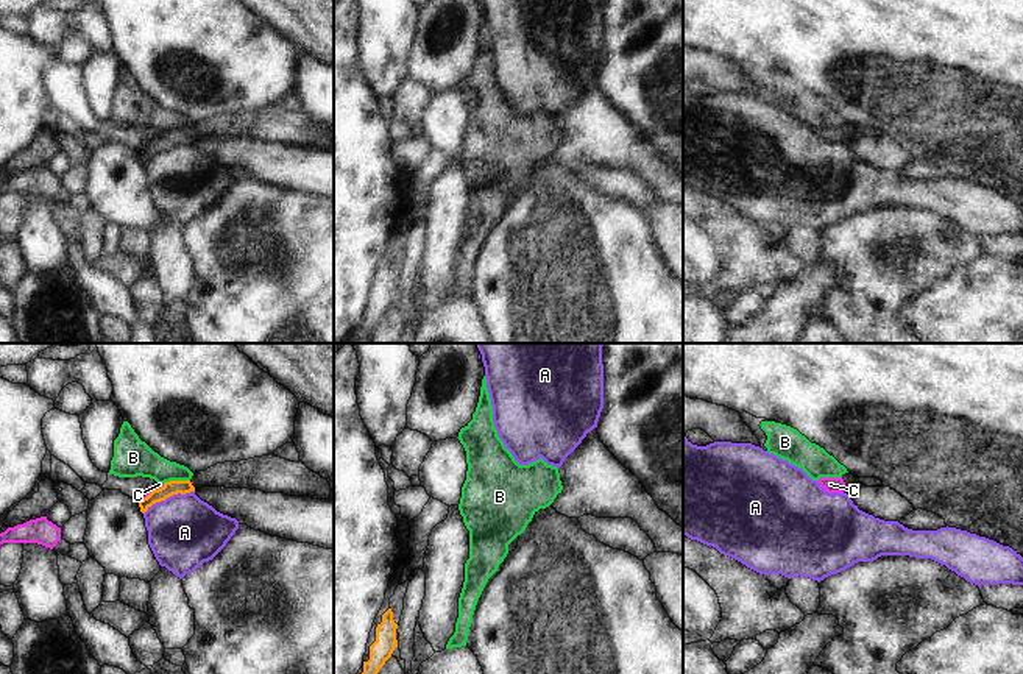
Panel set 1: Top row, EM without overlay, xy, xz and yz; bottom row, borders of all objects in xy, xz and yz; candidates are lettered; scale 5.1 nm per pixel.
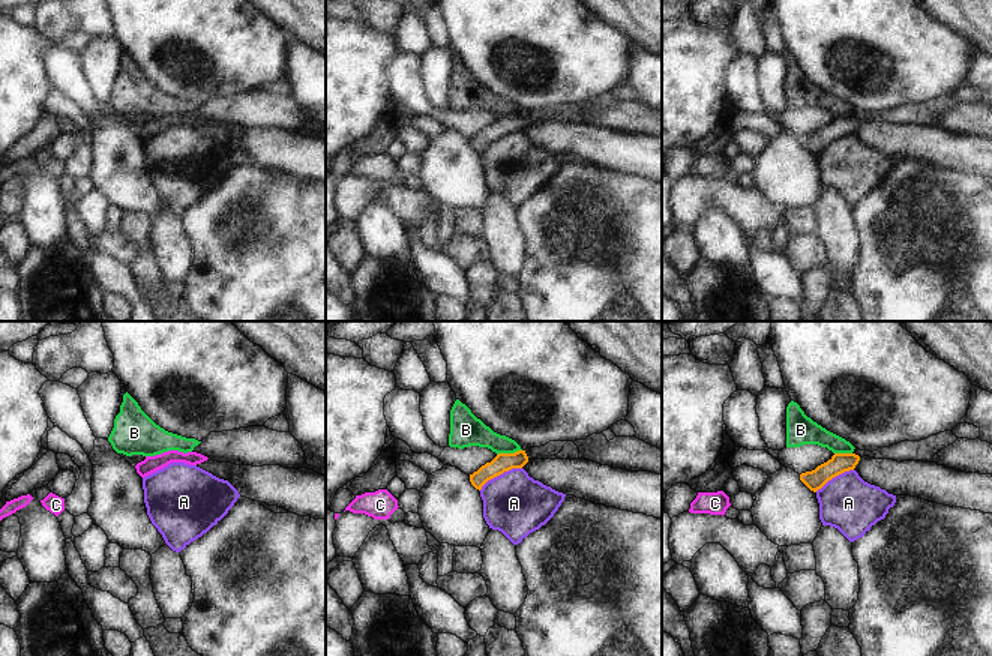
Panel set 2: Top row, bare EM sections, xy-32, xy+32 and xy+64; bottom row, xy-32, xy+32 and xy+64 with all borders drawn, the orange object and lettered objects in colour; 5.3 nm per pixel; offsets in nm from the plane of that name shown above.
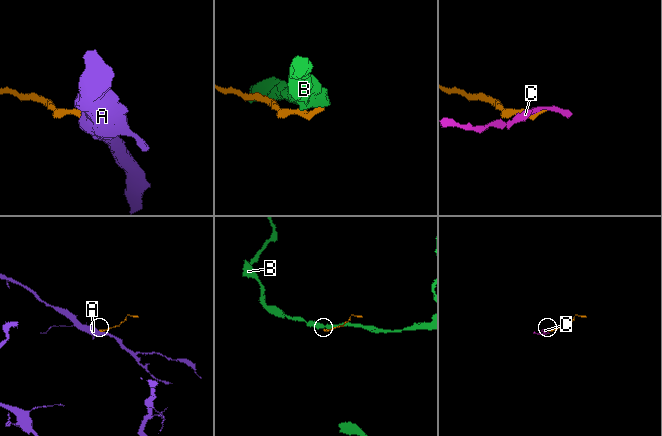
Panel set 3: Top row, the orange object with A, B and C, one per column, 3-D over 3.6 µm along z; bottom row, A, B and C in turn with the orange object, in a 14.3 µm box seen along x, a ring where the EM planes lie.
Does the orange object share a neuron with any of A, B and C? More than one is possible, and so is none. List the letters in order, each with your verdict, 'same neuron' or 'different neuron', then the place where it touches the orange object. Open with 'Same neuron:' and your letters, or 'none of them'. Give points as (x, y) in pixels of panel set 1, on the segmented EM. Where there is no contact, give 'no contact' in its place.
Same neuron: none of them
A: different neuron; meets orange in xy at (169, 496)
B: different neuron; meets orange in xy at (176, 481)
C: different neuron; meets orange in xy at (161, 487)

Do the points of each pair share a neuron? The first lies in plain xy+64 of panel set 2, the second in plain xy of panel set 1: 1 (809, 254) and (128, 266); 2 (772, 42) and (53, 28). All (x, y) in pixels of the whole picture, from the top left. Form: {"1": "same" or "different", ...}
{"1": "same", "2": "same"}

